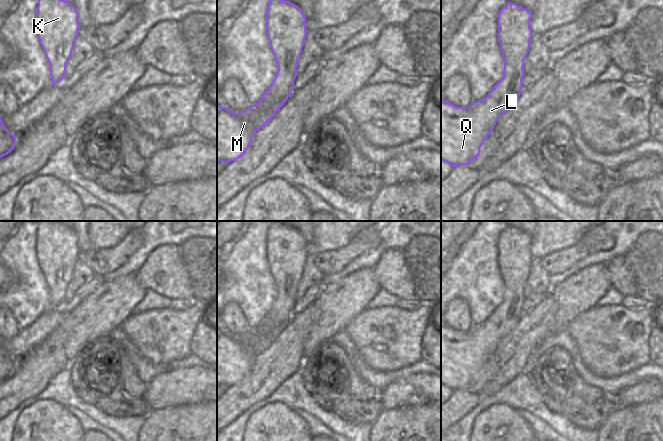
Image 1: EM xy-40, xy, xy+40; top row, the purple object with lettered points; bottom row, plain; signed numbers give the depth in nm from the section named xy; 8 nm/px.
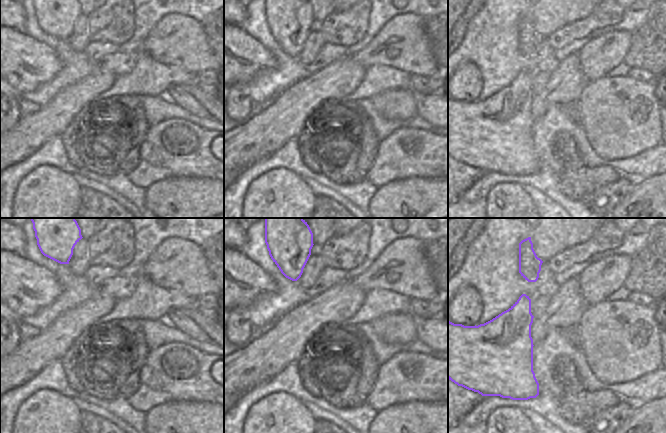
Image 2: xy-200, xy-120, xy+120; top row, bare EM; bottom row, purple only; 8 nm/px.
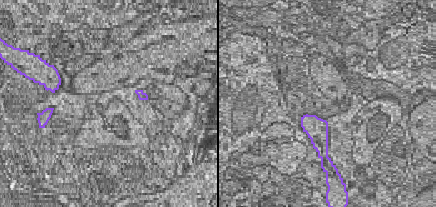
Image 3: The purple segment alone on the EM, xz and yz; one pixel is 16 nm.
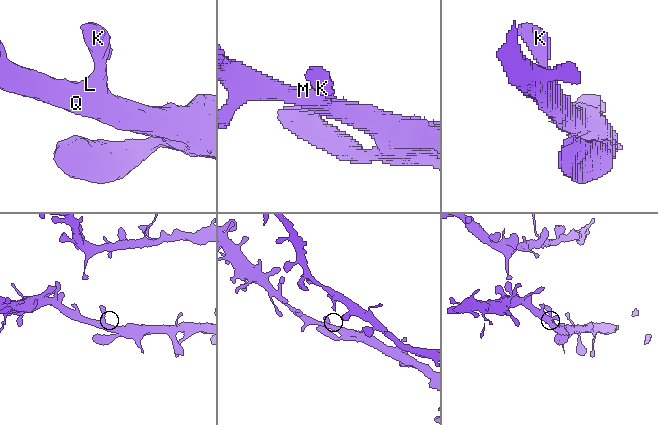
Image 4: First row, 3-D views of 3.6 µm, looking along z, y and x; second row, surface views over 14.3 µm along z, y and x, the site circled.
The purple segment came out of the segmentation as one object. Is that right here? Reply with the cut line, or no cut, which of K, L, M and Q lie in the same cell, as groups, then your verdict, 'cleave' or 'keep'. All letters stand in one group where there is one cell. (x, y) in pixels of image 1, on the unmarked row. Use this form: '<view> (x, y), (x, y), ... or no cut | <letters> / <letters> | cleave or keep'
no cut | K L M Q | keep

